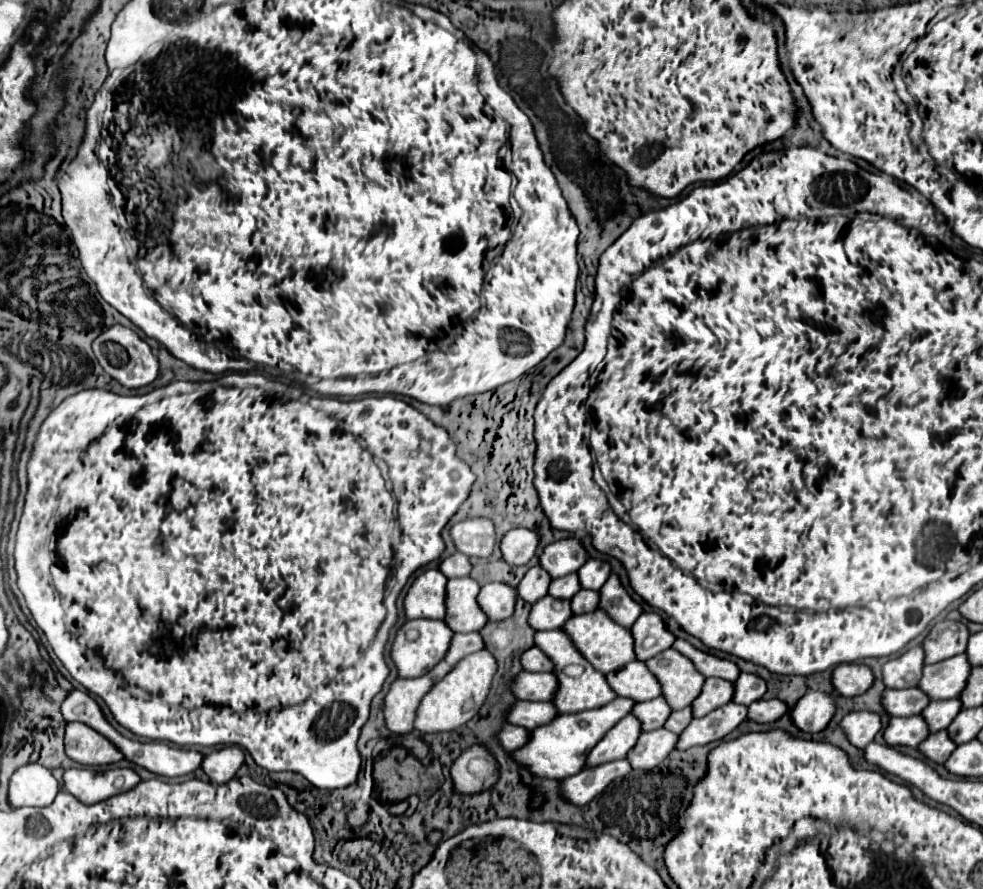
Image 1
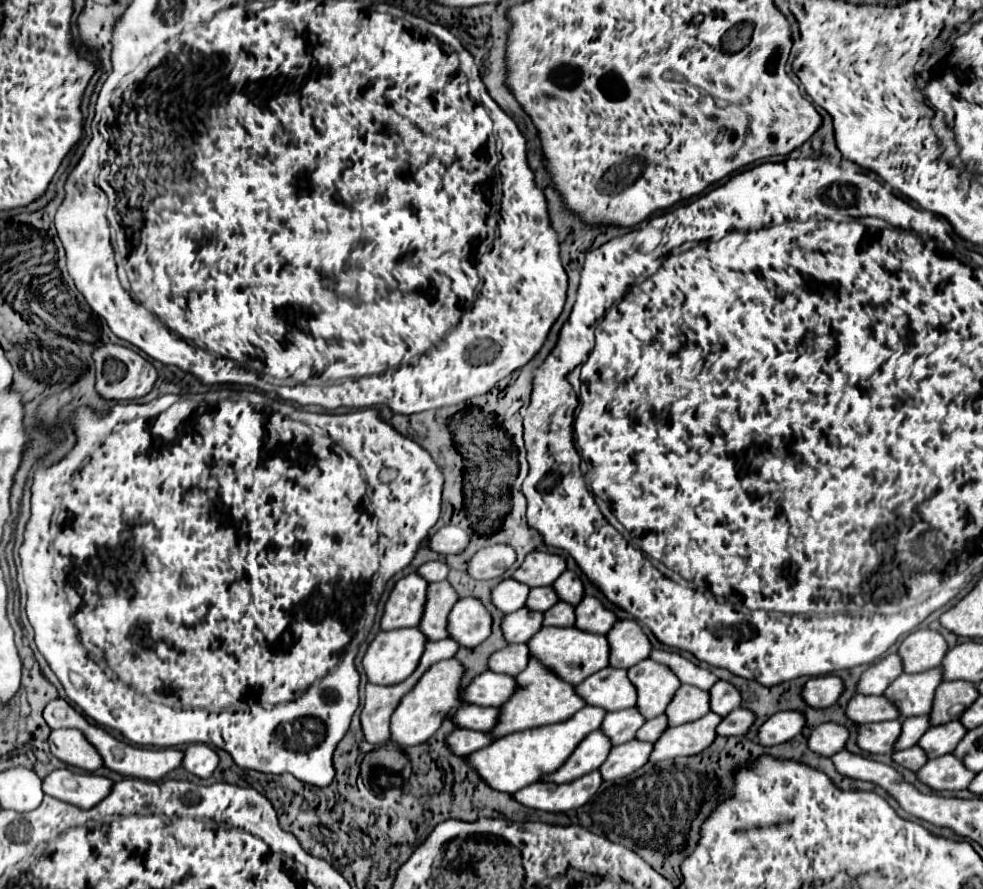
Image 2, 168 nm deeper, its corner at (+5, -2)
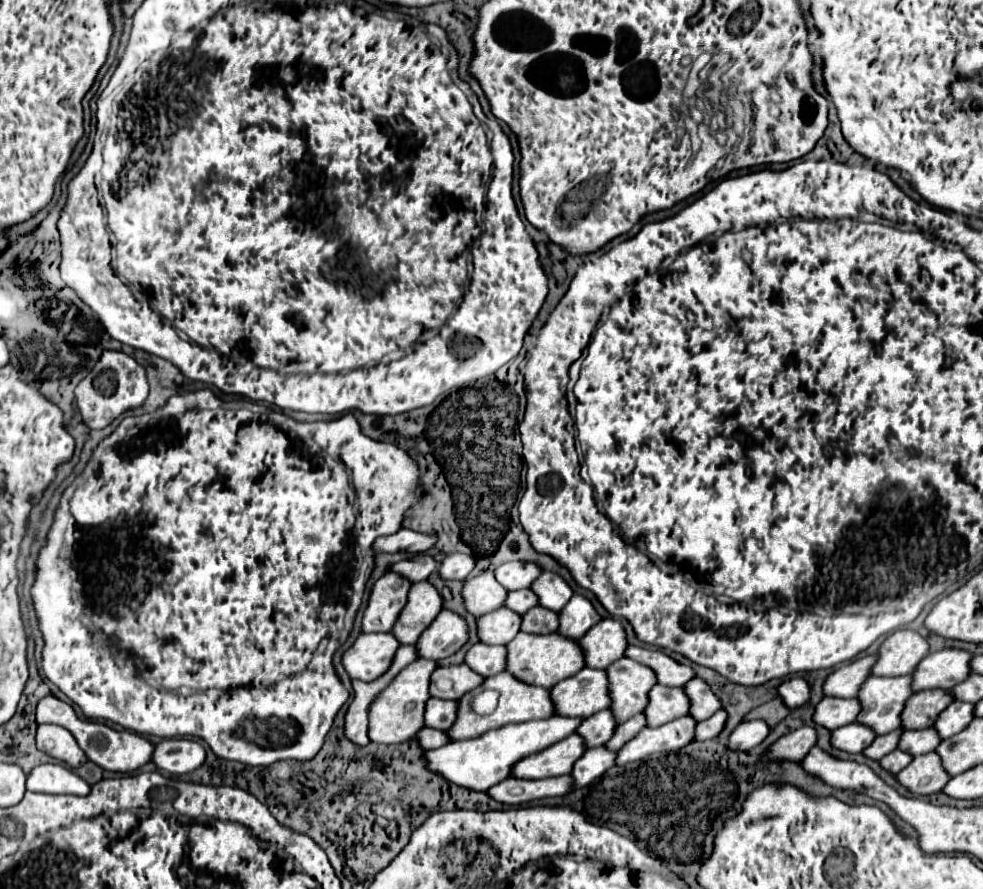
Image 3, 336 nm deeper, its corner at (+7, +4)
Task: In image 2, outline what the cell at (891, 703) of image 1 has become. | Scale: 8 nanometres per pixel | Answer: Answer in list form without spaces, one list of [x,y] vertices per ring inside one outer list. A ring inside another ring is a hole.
[[[853,696],[847,704],[847,716],[857,724],[897,720],[899,708],[887,696]]]

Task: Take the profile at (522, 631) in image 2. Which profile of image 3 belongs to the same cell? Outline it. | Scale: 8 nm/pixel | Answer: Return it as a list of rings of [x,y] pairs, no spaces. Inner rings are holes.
[[[499,608],[495,612],[489,612],[477,618],[477,636],[479,636],[479,642],[483,644],[505,646],[507,642],[511,642],[511,638],[515,638],[515,634],[519,632],[519,626],[521,626],[519,614],[507,608]]]

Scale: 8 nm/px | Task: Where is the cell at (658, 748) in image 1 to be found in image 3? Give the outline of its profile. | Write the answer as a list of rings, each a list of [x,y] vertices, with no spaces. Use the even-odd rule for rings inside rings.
[[[605,746],[589,748],[583,752],[571,770],[571,778],[575,778],[575,790],[591,784],[599,776],[603,776],[615,764],[615,752],[609,752]]]

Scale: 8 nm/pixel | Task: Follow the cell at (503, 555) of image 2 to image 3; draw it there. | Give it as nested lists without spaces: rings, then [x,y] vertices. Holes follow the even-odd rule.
[[[451,554],[439,562],[439,578],[441,580],[463,580],[475,566],[475,558],[469,554]]]

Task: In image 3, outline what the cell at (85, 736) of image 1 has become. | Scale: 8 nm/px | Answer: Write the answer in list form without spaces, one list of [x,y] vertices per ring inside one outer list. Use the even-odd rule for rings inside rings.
[[[39,724],[37,726],[37,748],[71,768],[77,768],[87,762],[83,750],[75,742],[75,738],[61,726],[55,724]]]

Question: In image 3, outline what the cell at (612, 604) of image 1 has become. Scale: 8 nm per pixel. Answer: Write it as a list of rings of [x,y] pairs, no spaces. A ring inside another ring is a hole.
[[[575,594],[567,606],[559,612],[559,628],[557,634],[567,638],[581,638],[591,626],[599,622],[599,614],[591,606],[591,602],[579,594]]]

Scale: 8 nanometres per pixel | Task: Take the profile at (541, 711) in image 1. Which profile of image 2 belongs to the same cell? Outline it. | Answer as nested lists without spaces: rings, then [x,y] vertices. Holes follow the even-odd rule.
[[[459,706],[451,712],[455,724],[459,728],[471,728],[471,730],[483,730],[489,732],[495,728],[497,720],[501,718],[501,708],[485,708],[485,706]]]

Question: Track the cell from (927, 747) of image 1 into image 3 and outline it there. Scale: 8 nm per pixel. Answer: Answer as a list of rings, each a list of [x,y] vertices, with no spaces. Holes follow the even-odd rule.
[[[893,750],[891,754],[883,756],[883,758],[879,760],[879,764],[881,764],[887,772],[897,774],[897,772],[899,772],[899,770],[903,770],[911,760],[913,760],[913,756],[905,754],[905,752],[901,752],[901,750]]]

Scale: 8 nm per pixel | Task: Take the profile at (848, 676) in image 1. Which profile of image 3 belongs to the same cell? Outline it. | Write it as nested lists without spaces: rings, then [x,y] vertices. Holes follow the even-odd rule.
[[[789,678],[779,684],[777,694],[787,708],[797,708],[809,700],[809,684],[803,678]]]

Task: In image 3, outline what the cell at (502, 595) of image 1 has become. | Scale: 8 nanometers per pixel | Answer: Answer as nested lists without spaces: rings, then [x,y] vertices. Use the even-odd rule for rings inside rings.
[[[441,610],[439,616],[419,636],[419,658],[441,660],[455,654],[467,642],[467,624],[451,610]]]

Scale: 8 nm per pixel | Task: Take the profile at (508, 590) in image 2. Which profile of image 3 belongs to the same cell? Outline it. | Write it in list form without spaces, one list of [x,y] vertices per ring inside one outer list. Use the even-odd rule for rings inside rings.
[[[483,572],[475,578],[467,578],[461,588],[465,610],[473,616],[483,616],[501,608],[505,596],[507,590],[495,580],[493,572]]]

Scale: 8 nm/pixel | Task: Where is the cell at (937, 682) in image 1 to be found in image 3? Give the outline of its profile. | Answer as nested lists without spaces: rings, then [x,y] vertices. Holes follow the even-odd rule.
[[[871,676],[863,682],[857,700],[863,706],[855,722],[871,726],[875,736],[889,734],[899,728],[901,710],[911,696],[911,676],[897,678],[877,678]]]

